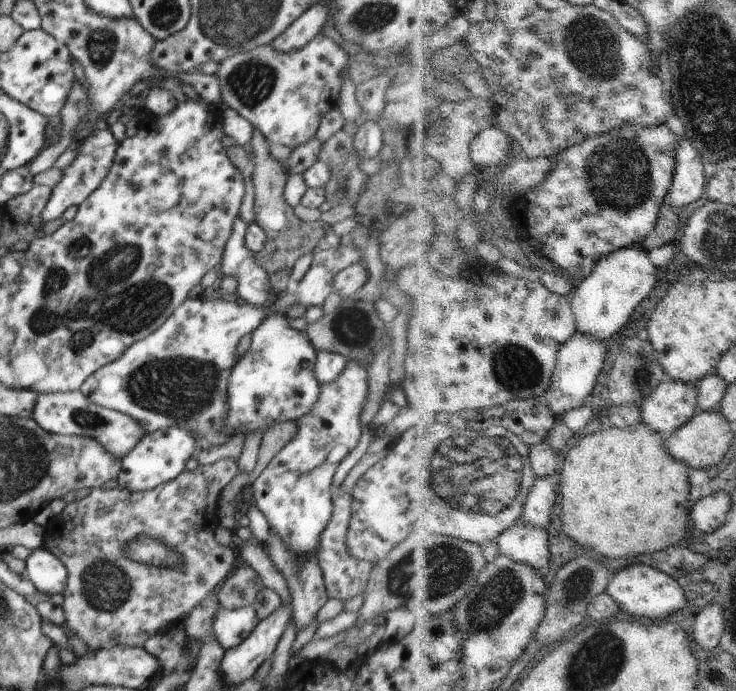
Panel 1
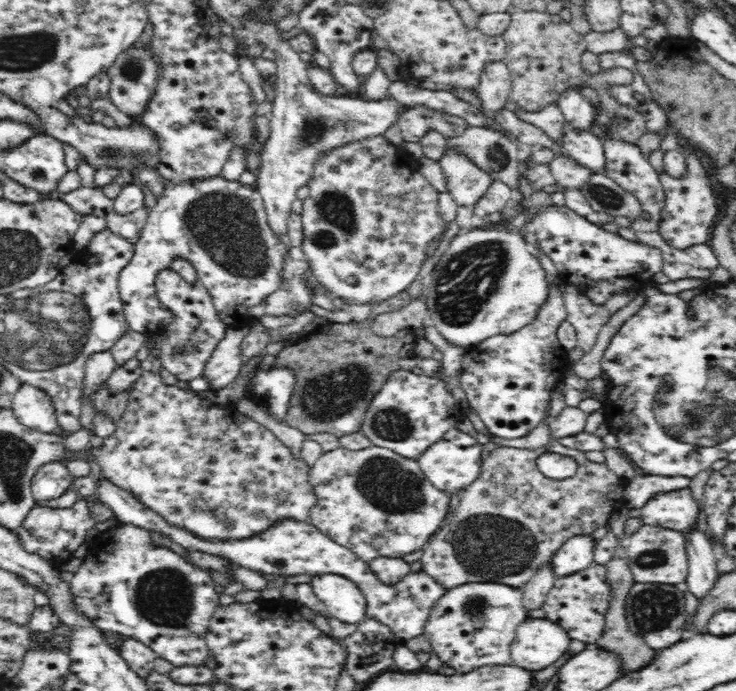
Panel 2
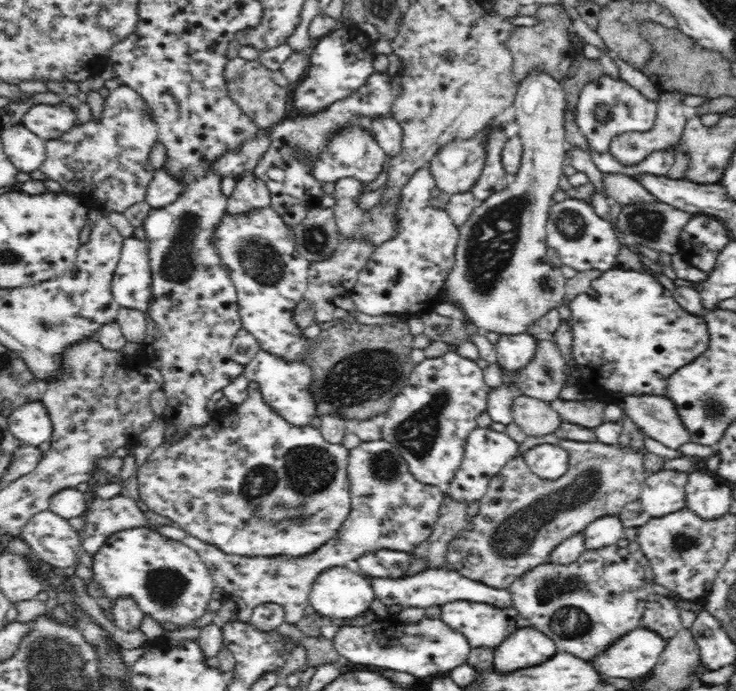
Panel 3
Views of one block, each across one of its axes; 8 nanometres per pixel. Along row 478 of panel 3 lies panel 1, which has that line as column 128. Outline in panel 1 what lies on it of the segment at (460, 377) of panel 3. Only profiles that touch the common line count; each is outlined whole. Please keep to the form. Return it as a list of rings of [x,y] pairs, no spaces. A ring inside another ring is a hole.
[[[80,391],[38,394],[32,419],[48,434],[86,436],[86,438],[98,440],[98,444],[102,444],[102,448],[110,456],[116,456],[120,460],[124,459],[126,454],[140,442],[142,436],[146,436],[146,432],[142,430],[136,418],[118,410],[98,406]]]

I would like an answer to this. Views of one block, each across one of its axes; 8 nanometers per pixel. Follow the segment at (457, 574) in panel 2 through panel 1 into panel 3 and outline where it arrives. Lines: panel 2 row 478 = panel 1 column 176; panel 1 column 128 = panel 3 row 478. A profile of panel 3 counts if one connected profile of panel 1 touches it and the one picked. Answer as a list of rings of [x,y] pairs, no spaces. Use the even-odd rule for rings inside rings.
[[[553,433],[540,438],[528,436],[519,444],[518,451],[514,460],[510,460],[490,480],[486,494],[479,500],[478,513],[470,519],[471,525],[463,530],[460,538],[452,540],[452,546],[448,548],[447,563],[452,570],[492,588],[508,589],[512,582],[528,570],[548,562],[550,553],[564,540],[582,533],[594,520],[602,516],[618,516],[625,504],[639,500],[644,480],[650,476],[643,464],[644,454],[648,452],[645,448],[634,450],[620,444],[610,445],[599,441],[580,443],[560,439]],[[541,443],[560,446],[569,454],[569,468],[561,478],[546,480],[526,470],[522,453]]]

